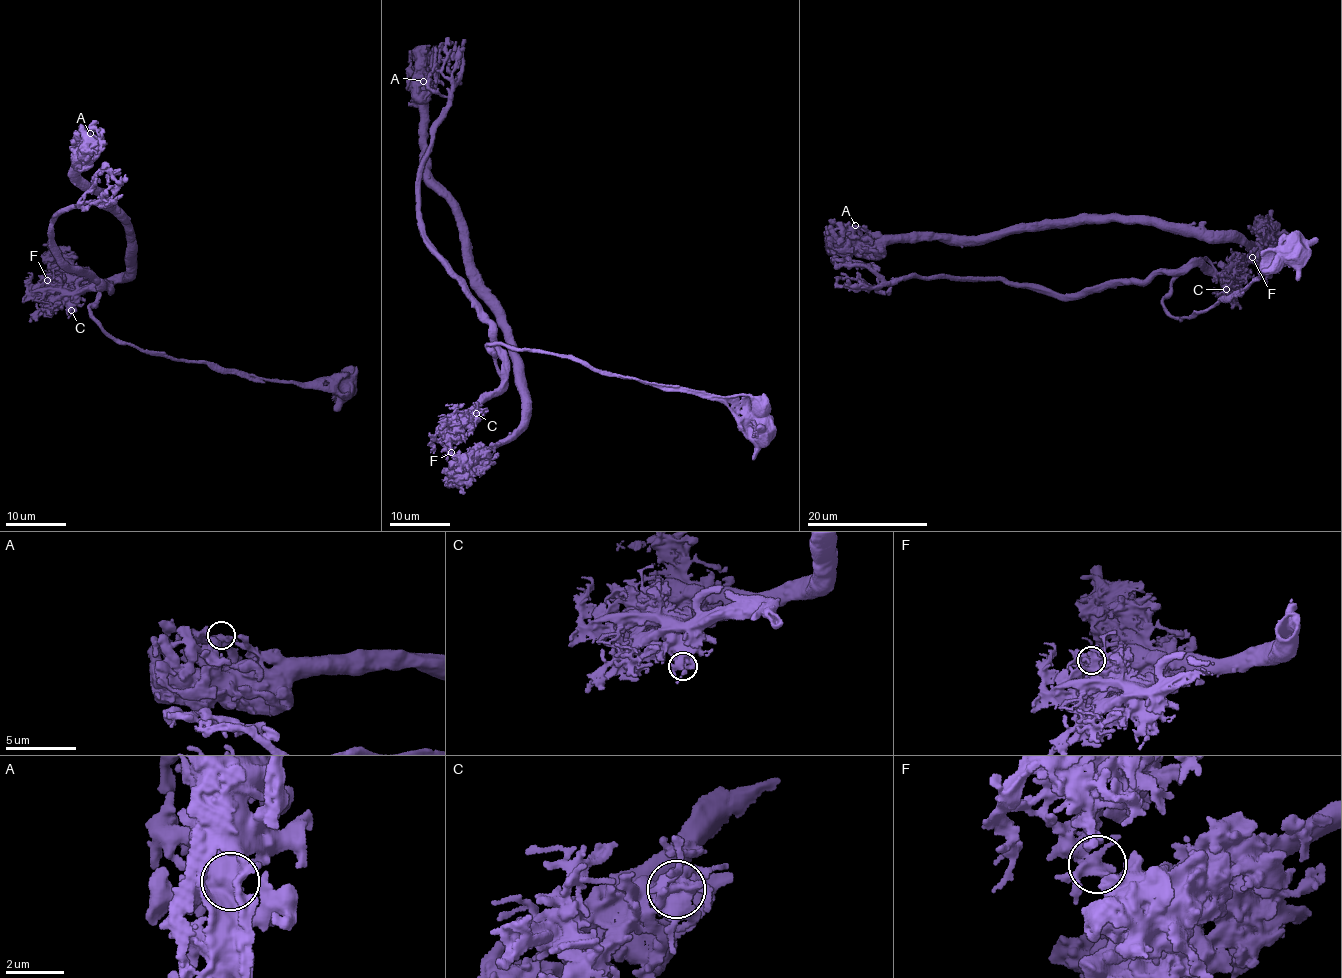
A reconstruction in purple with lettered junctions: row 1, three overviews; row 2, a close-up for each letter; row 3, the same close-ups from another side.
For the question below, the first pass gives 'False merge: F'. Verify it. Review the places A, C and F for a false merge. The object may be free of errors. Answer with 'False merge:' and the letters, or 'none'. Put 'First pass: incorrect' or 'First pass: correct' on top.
First pass: correct
False merge: F

